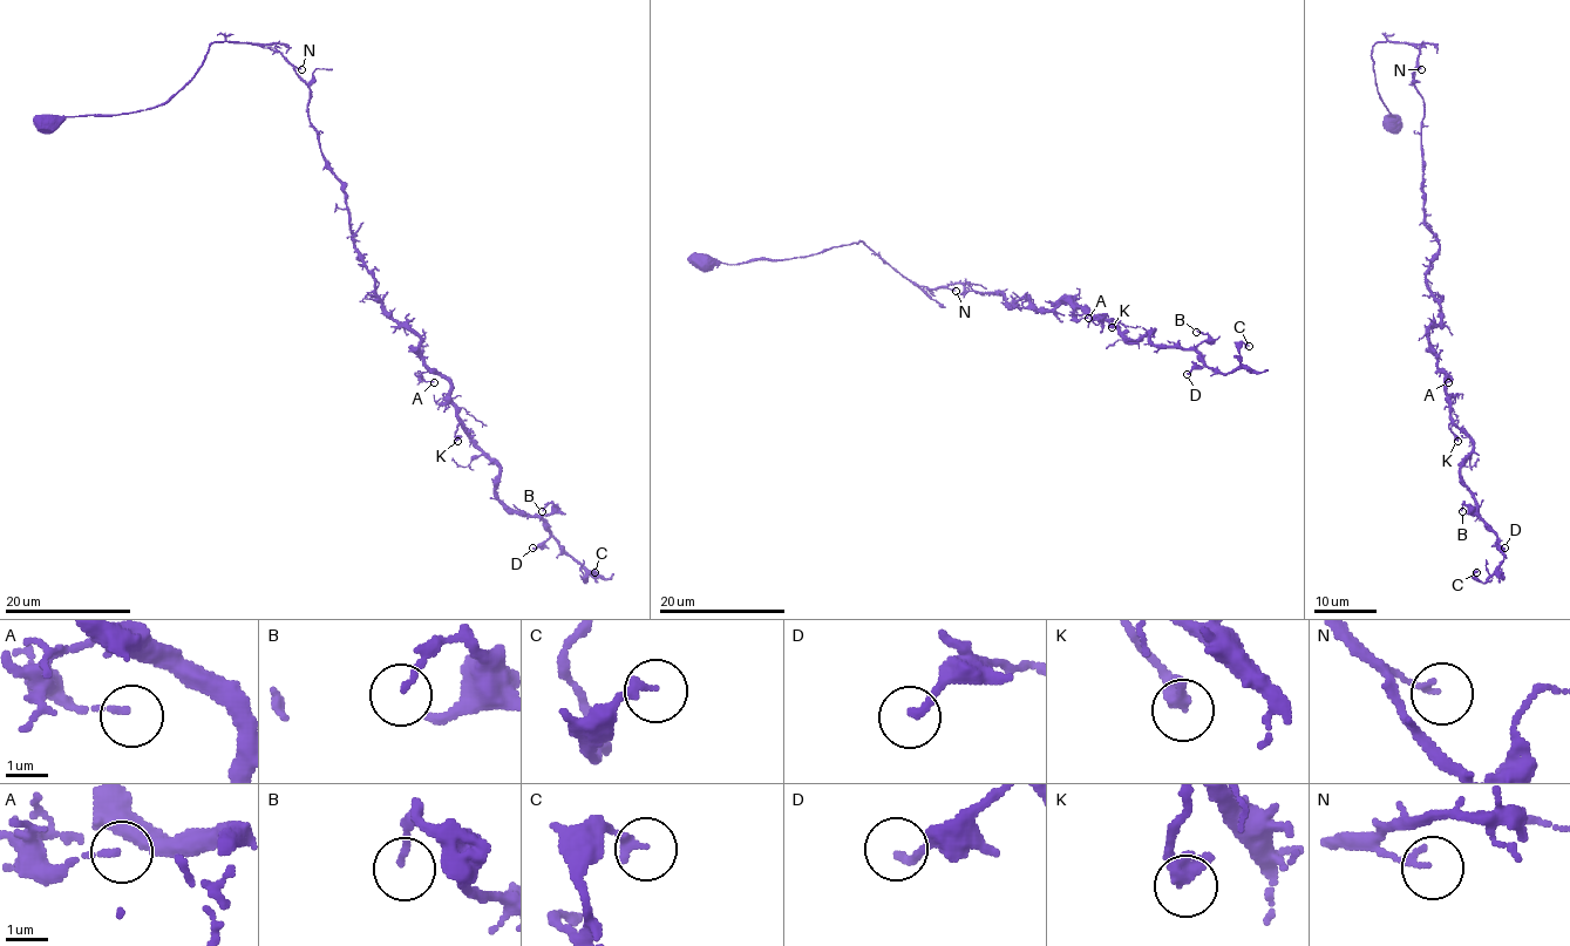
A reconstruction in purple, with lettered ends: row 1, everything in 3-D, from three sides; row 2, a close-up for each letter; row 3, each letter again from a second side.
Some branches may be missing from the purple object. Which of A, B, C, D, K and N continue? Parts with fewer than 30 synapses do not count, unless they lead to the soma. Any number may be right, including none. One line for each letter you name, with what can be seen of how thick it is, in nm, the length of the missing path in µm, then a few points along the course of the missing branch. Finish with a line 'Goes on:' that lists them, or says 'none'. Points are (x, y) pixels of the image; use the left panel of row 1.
Goes on: none

